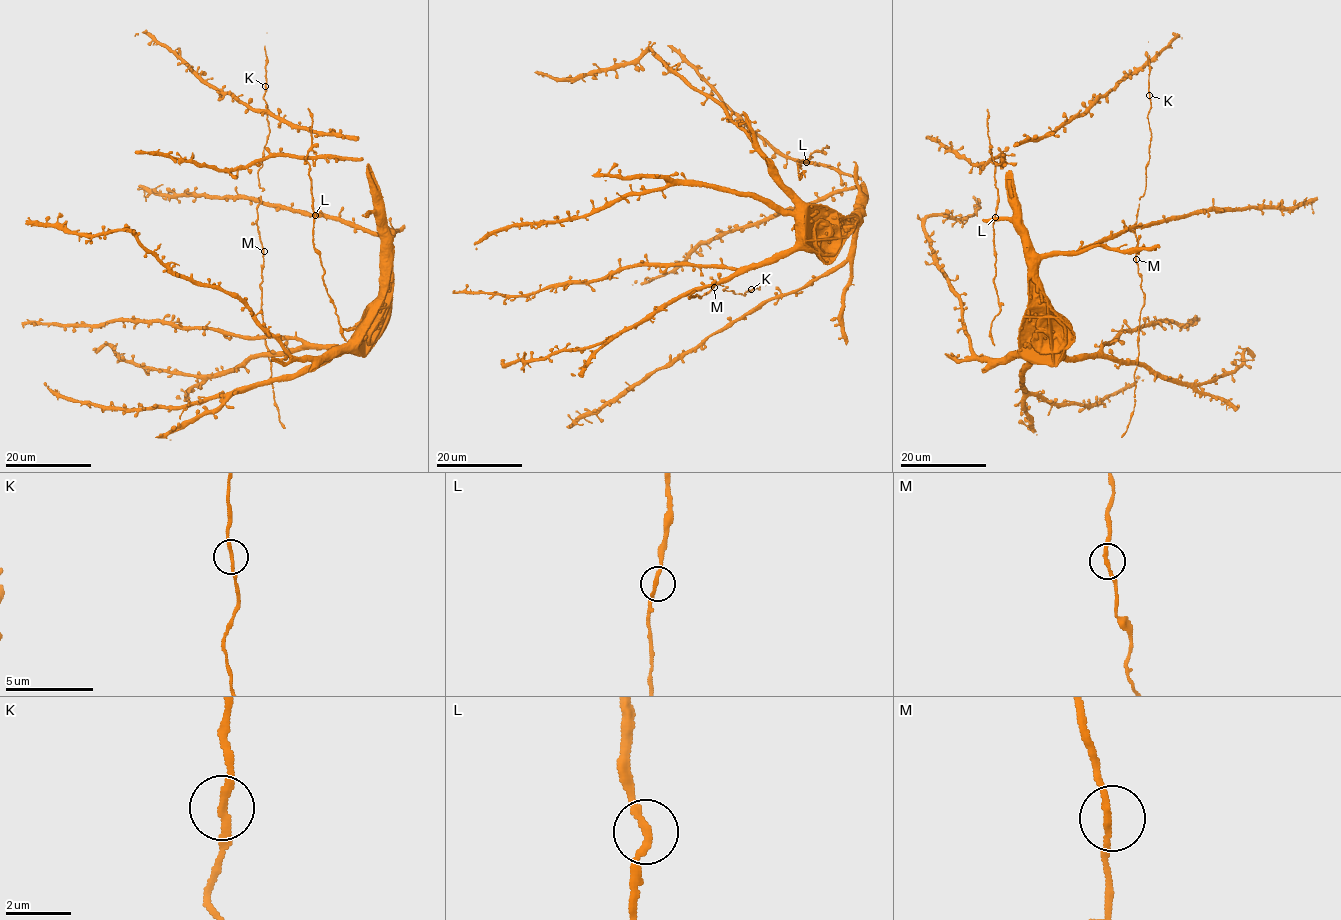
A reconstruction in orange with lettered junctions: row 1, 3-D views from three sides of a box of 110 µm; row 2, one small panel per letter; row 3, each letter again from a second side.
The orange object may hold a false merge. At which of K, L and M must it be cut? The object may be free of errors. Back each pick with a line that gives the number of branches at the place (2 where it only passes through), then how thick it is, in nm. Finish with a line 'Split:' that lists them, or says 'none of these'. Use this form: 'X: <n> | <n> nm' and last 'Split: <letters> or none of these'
Split: none of these

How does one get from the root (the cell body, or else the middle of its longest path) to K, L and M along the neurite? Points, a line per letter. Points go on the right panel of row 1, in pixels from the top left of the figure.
K: (1026, 330), (1066, 357), (1102, 354), (1136, 361), (1144, 295), (1134, 224), (1149, 159), (1149, 95)
L: (1026, 330), (1031, 306), (1030, 243), (1013, 175), (1003, 159), (994, 168), (997, 189), (995, 217)
M: (1026, 330), (1066, 357), (1102, 354), (1118, 361), (1136, 361), (1144, 295), (1136, 259)

